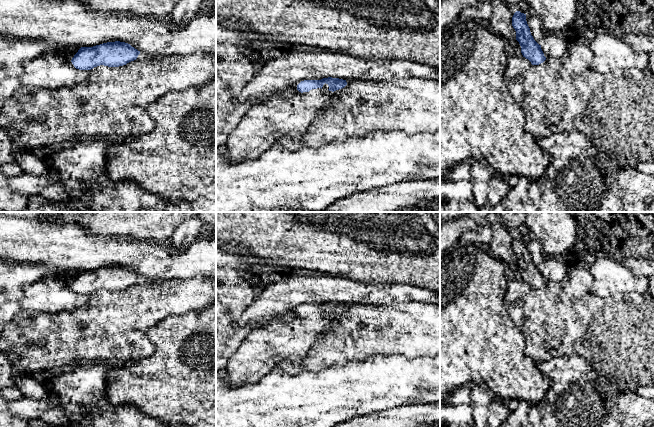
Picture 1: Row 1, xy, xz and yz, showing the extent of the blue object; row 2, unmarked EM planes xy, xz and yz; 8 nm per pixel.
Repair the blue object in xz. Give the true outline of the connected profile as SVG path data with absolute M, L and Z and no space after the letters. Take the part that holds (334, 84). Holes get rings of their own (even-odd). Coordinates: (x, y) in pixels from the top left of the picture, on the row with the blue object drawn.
M332 77L304 80L290 97L275 96L252 106L229 134L225 155L231 161L255 158L282 136L303 138L316 114L337 103L334 92L346 85L346 80Z

